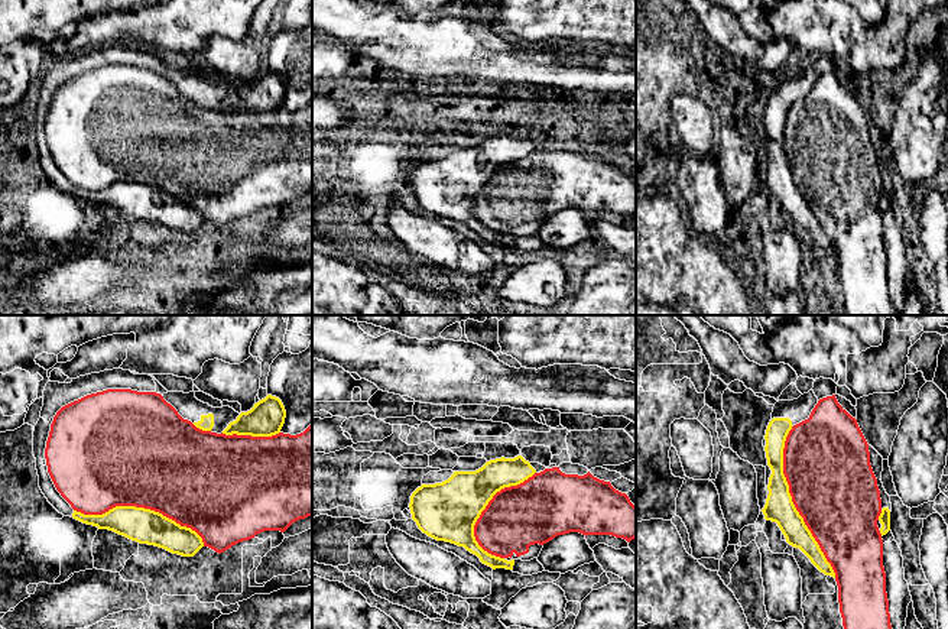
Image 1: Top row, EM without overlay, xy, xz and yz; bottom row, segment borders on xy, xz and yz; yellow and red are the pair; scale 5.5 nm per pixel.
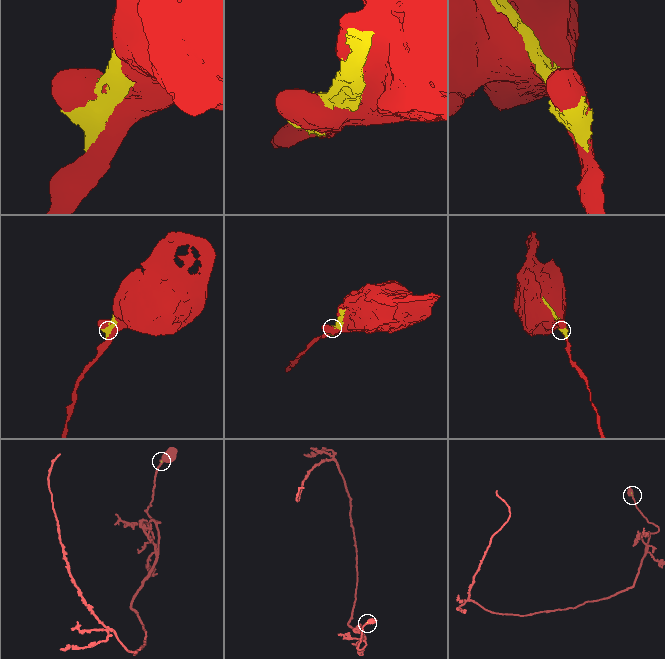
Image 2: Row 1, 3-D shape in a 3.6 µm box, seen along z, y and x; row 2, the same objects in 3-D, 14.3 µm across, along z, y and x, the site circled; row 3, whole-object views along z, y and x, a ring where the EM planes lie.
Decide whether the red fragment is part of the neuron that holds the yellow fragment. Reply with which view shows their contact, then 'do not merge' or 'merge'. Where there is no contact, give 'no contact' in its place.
meets yellow in yz; do not merge

